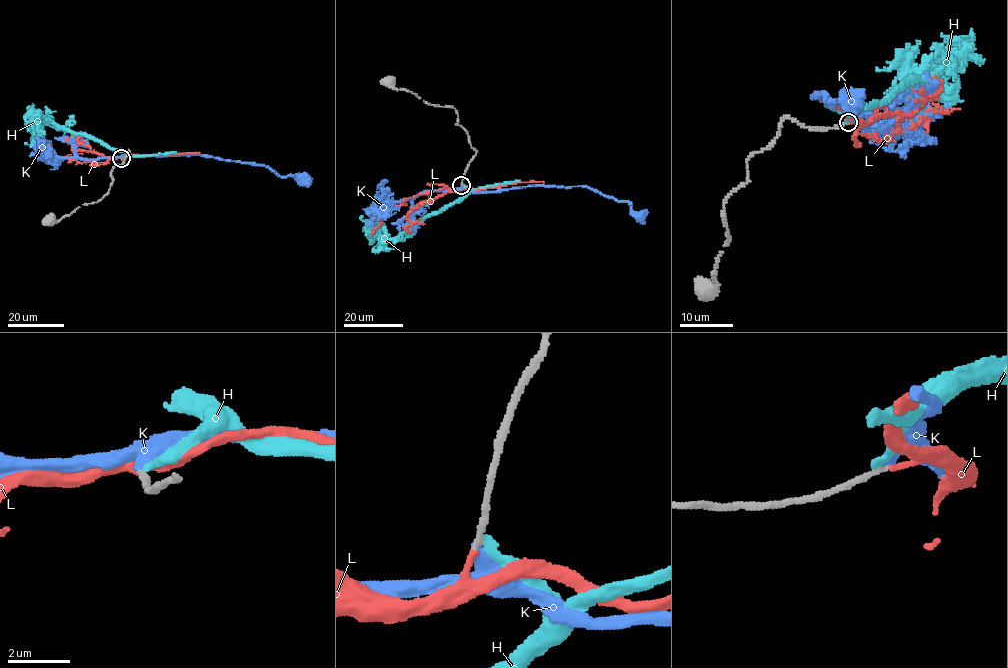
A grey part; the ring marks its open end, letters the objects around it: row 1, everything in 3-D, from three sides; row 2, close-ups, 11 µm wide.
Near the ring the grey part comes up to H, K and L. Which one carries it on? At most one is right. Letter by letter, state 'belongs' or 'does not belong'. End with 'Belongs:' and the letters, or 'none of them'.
H: does not belong
K: does not belong
L: belongs
Belongs: L

